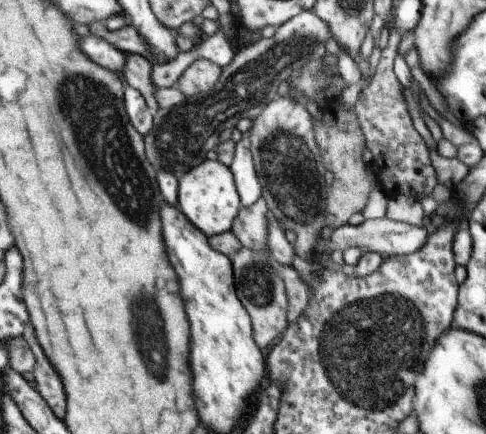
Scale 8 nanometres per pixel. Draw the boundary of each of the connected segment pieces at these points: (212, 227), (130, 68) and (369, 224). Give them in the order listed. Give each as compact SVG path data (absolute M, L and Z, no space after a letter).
M206 159L180 178L178 207L207 237L230 231L241 206L234 174L228 165L222 164L218 159Z
M124 52L126 56L126 66L122 74L126 76L126 80L129 81L130 87L138 89L142 96L148 101L149 108L153 113L160 110L158 102L156 102L156 86L152 84L152 78L150 78L150 72L152 72L152 65L143 56L137 54L130 54Z
M389 216L377 219L359 219L356 222L335 228L328 242L324 243L323 240L320 240L317 254L320 256L324 252L346 250L346 248L350 247L357 247L363 253L370 251L380 252L384 256L412 254L422 248L430 230L431 228L427 227L427 225L411 225Z

